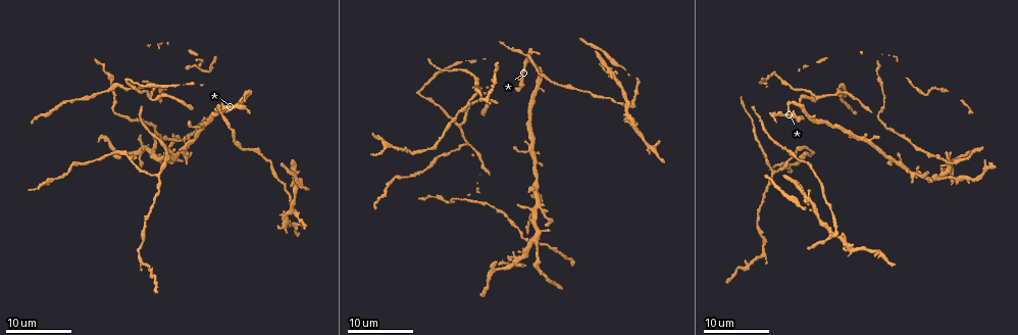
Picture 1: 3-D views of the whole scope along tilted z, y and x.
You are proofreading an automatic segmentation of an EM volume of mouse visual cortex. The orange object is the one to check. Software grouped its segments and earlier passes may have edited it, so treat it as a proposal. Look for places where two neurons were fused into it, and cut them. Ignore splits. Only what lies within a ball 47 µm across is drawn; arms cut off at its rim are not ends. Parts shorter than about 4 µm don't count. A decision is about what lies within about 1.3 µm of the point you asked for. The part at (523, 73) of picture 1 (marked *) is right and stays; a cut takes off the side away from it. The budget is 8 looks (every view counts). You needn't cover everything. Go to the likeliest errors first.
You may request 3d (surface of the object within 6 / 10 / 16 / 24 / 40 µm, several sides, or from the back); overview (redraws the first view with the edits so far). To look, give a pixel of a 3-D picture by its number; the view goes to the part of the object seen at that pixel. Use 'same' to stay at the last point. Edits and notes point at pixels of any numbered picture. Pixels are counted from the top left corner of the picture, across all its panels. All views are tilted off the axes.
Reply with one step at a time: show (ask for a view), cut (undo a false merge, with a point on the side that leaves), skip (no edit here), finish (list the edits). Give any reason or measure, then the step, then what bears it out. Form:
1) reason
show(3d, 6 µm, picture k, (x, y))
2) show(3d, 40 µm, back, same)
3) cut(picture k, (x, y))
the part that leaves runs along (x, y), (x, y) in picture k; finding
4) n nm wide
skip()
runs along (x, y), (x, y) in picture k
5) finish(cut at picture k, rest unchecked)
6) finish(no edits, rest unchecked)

branch point
show(3d, 24 µm, picture 1, (465, 143))

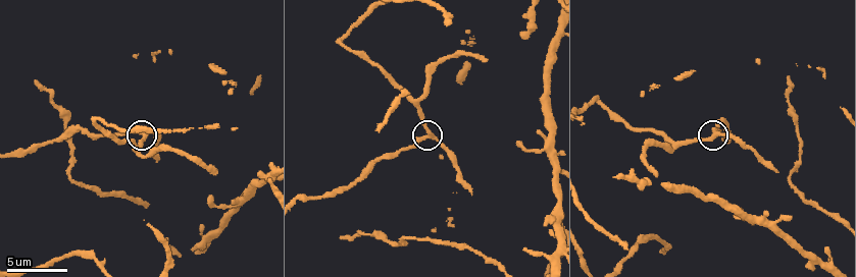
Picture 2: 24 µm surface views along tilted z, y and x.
show(3d, 6 µm, picture 2, (715, 132))

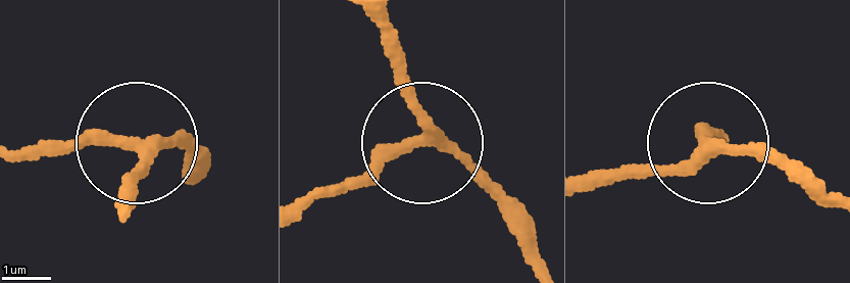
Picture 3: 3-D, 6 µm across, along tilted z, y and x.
3 arms
skip()
continuous, no second neuron

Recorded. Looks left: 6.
a fork
show(3d, 16 µm, picture 1, (159, 176))

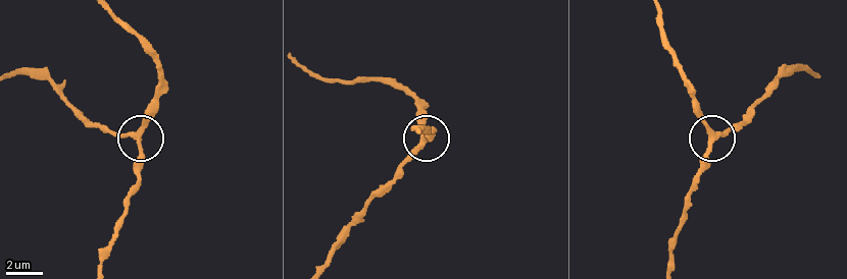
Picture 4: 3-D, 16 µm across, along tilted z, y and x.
zoom in
show(3d, 6 µm, picture 4, (138, 139))

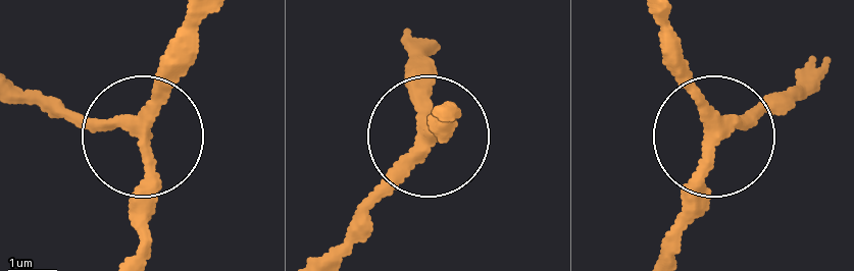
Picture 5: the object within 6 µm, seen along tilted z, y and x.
3 arms
skip()
one neuron here

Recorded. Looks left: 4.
four or more arms meet
show(3d, 24 µm, picture 1, (534, 239))

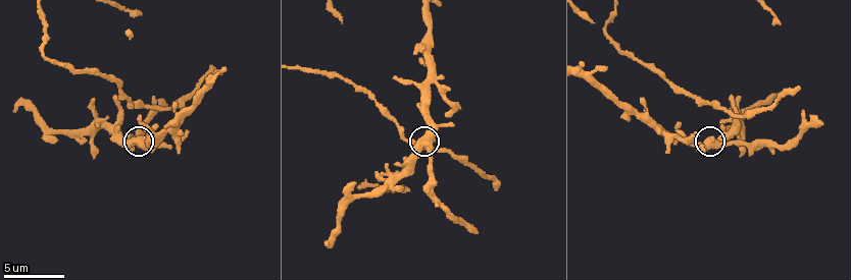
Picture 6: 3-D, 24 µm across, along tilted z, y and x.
closer look
show(3d, 6 µm, picture 6, (423, 145))

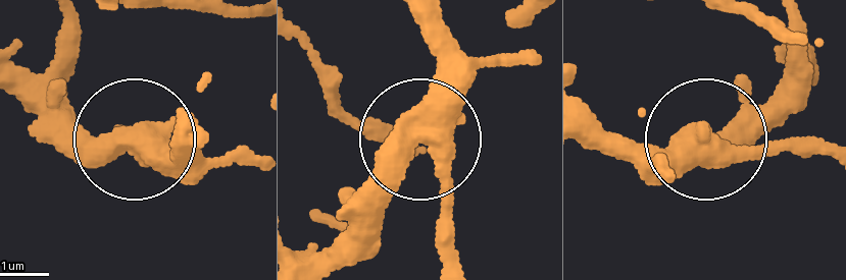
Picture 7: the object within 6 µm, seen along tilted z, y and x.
4 arms
skip()
runs along (432, 16), (426, 153), (443, 202), (443, 262) in picture 7; one neuron here

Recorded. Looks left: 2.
calibre changes
show(3d, 6 µm, picture 6, (605, 25))

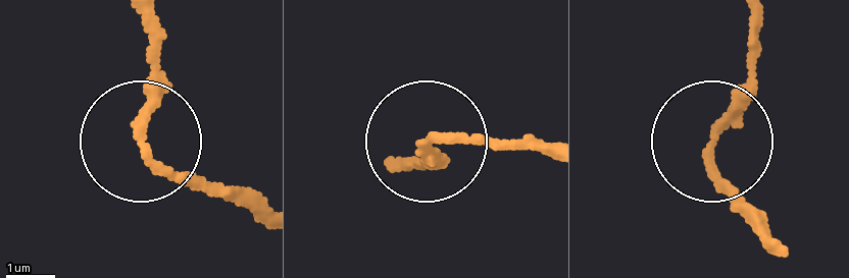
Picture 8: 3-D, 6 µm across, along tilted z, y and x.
skip()
runs along (259, 214), (196, 191), (141, 141), (156, 43) in picture 8; continuous, no second neuron

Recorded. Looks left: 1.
finish(no edits, rest unchecked)

